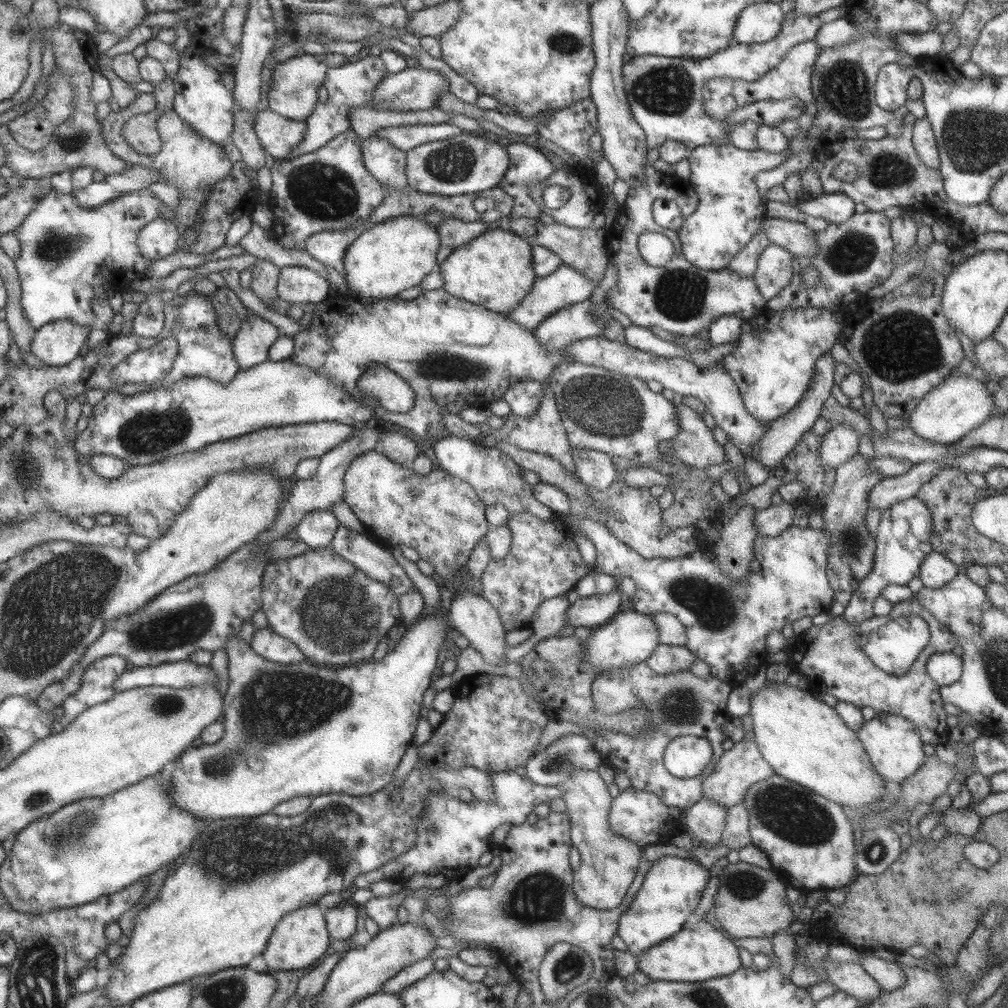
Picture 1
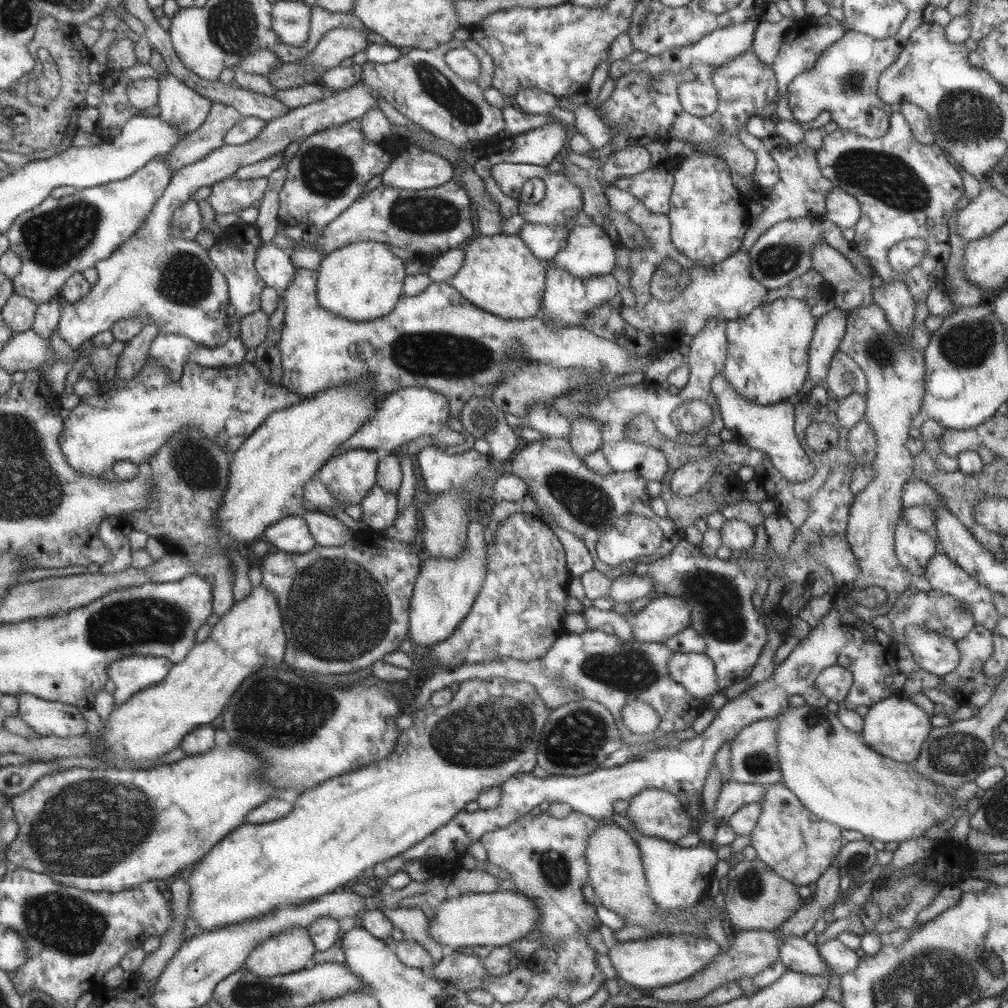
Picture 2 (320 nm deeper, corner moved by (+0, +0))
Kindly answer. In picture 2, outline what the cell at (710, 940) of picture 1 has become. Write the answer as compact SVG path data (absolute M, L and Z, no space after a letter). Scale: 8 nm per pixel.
M663 936L663 937L647 937L646 939L630 940L625 942L618 942L607 949L607 958L611 962L611 966L615 969L615 979L621 978L629 986L648 989L657 988L660 986L675 984L681 982L688 976L694 975L698 970L701 970L710 960L719 954L719 945L715 940L710 939L708 936L703 939L699 936Z

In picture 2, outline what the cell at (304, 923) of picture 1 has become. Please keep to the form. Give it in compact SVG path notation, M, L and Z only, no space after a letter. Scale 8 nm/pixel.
M295 924L258 944L242 968L257 976L289 974L307 967L315 951L306 929Z

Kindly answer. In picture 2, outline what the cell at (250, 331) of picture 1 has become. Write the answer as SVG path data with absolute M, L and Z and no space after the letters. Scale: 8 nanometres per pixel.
M247 226L243 232L233 232L233 236L239 236L239 244L235 248L229 248L229 242L224 244L215 240L212 246L207 249L209 260L219 269L219 272L224 276L228 286L228 302L234 306L237 318L245 316L247 313L255 312L259 309L259 294L264 287L264 282L255 272L253 259L255 251L261 246L262 242L253 226Z

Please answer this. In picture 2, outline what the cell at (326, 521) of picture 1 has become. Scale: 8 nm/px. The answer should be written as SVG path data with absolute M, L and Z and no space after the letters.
M300 514L286 516L267 525L261 539L270 542L281 552L304 553L316 545Z

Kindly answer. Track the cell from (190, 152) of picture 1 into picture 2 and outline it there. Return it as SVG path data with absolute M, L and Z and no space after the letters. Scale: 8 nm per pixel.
M171 73L160 74L155 80L159 85L158 115L161 120L179 128L181 138L197 130L207 117L212 102L188 88Z

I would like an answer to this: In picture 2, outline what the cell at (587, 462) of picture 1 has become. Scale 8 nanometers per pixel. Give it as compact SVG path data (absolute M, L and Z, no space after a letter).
M583 416L575 417L570 420L570 427L571 432L567 441L577 456L600 448L602 434L596 420Z

